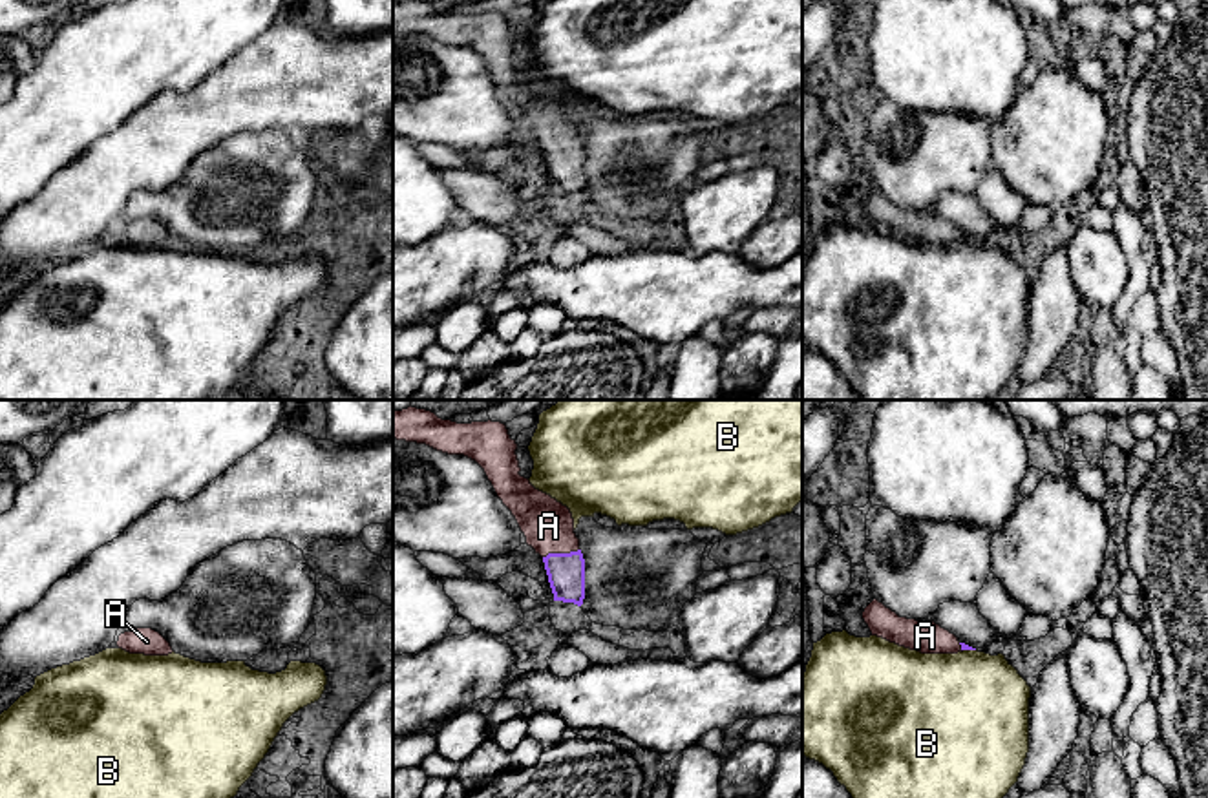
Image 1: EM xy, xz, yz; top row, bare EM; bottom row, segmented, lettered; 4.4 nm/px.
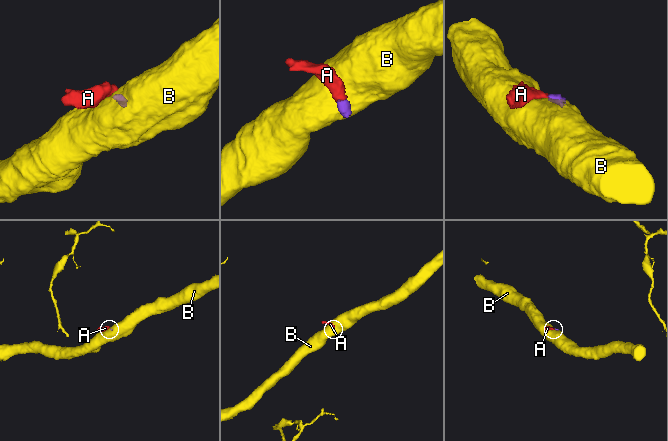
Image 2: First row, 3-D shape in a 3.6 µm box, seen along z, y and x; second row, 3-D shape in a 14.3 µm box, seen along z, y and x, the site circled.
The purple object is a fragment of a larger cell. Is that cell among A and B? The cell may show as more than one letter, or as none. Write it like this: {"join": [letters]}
{"join": ["A"]}

